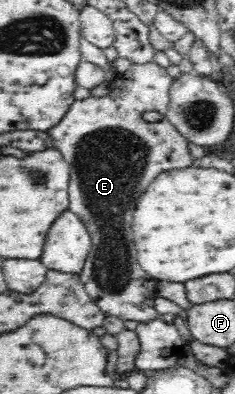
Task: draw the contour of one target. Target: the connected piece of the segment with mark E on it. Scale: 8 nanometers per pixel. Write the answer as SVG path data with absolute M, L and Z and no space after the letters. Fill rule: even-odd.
M153 59L144 63L131 63L117 80L107 83L108 94L100 98L90 95L81 100L75 99L67 116L55 128L48 130L55 137L55 148L61 151L69 165L69 209L84 221L91 236L92 245L79 274L81 282L105 316L117 316L124 321L139 322L158 315L153 307L153 301L158 296L157 280L153 276L145 276L145 272L137 264L137 252L131 232L135 204L155 176L196 164L187 148L189 142L178 134L166 117L172 79L166 68ZM147 112L155 112L157 116L146 117Z

